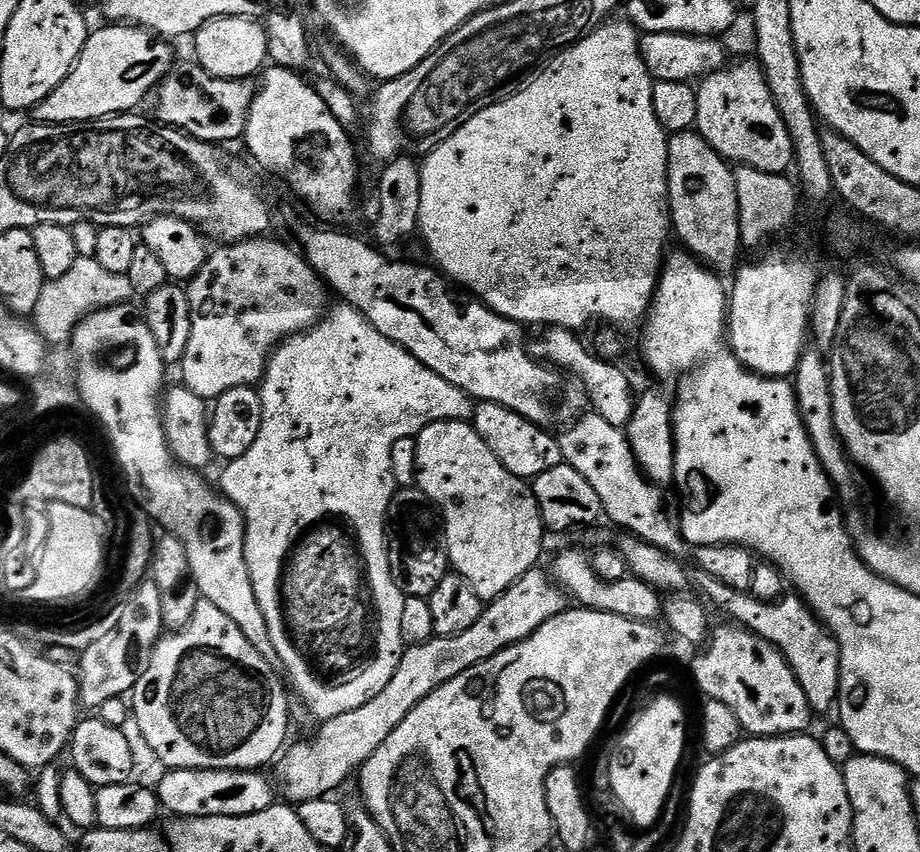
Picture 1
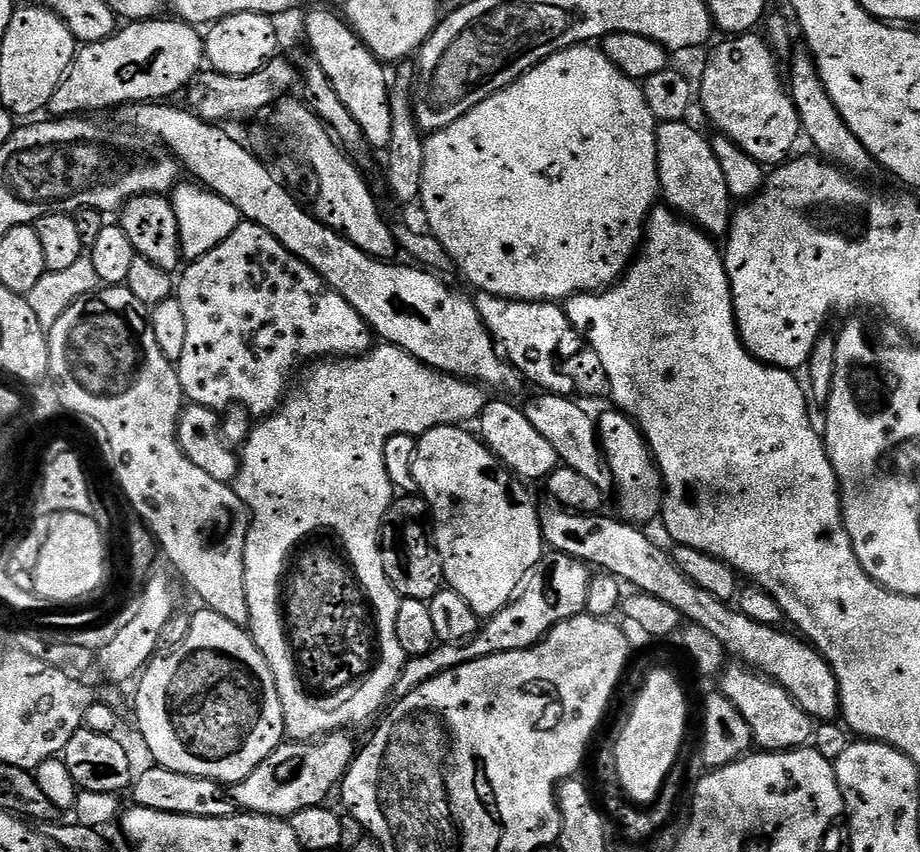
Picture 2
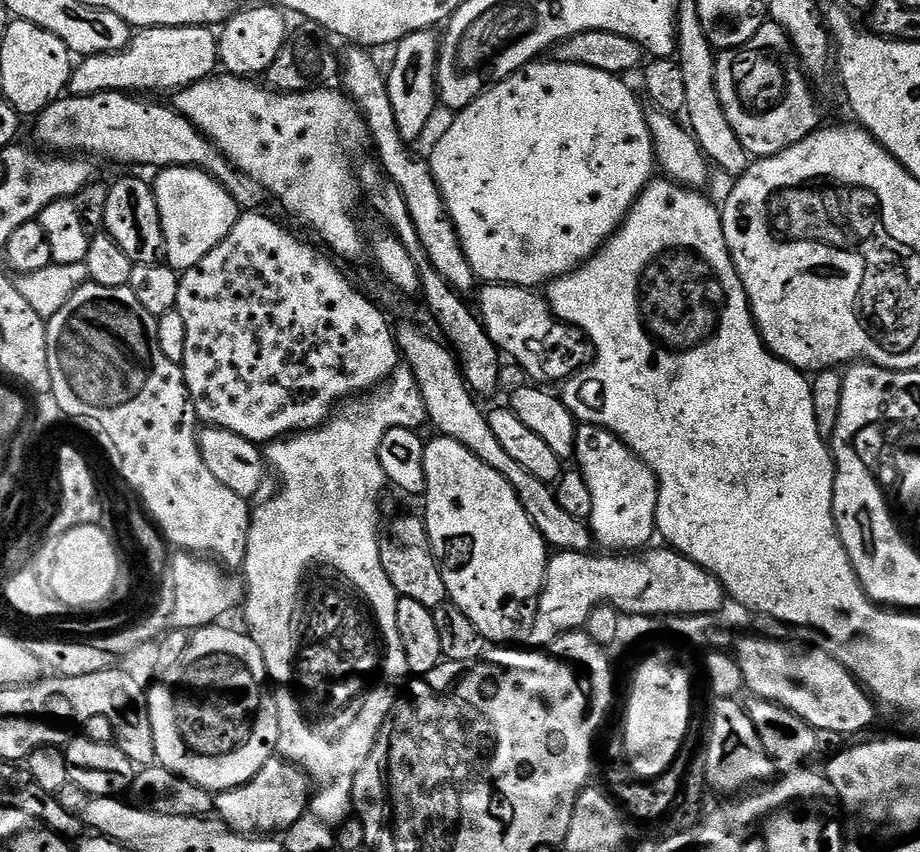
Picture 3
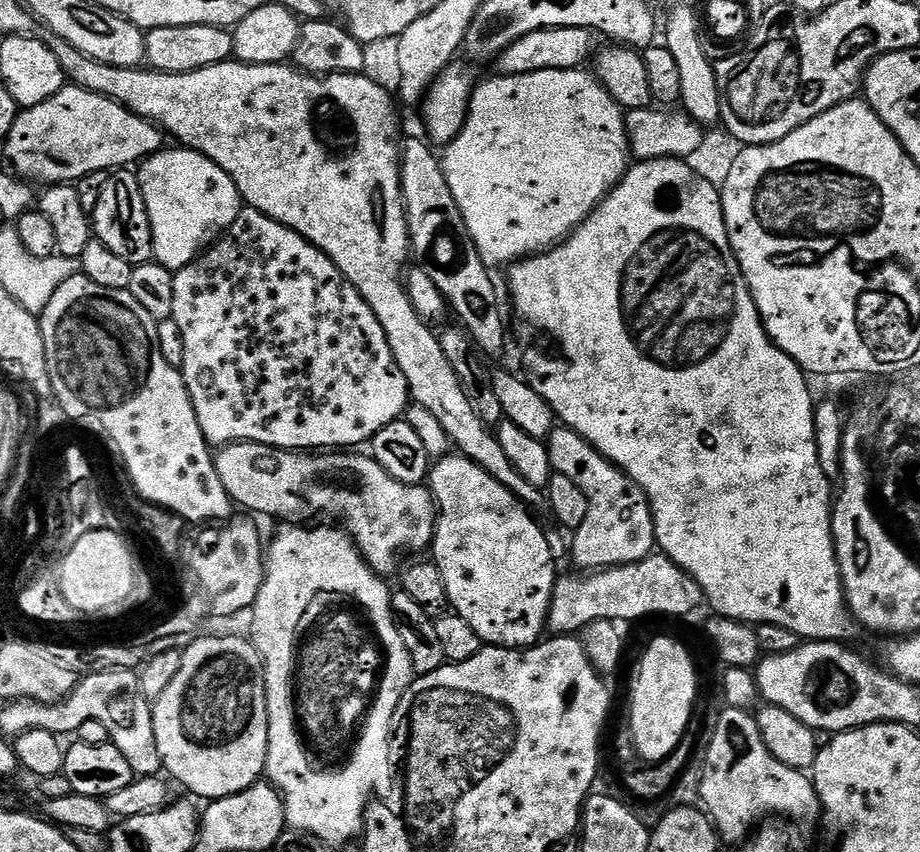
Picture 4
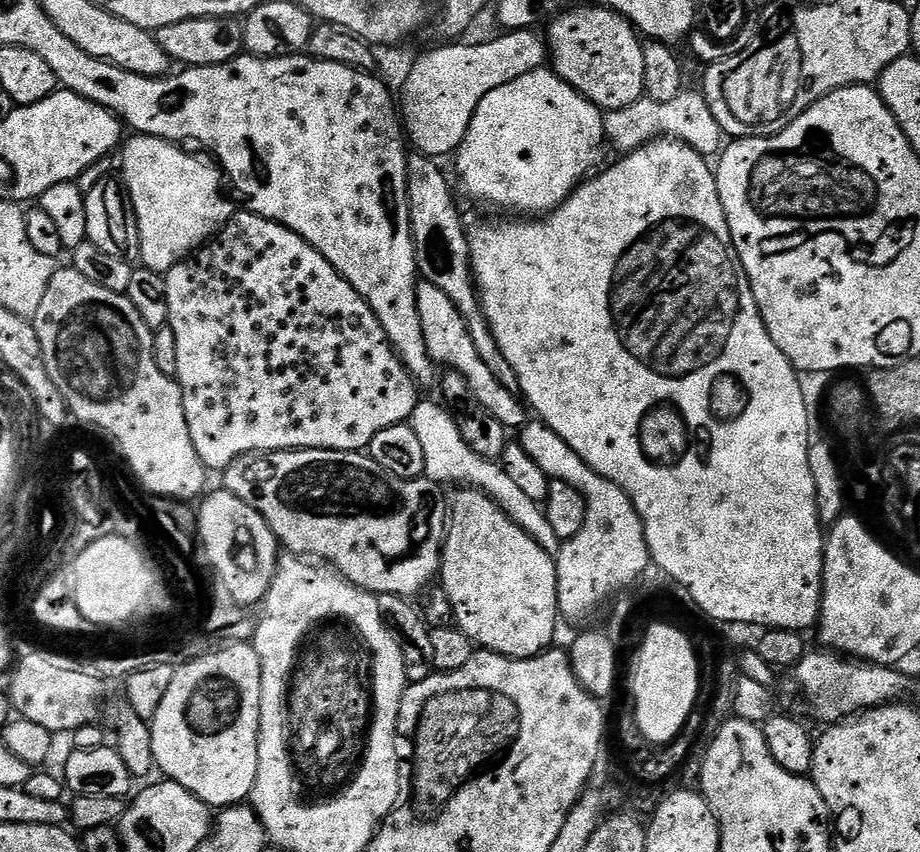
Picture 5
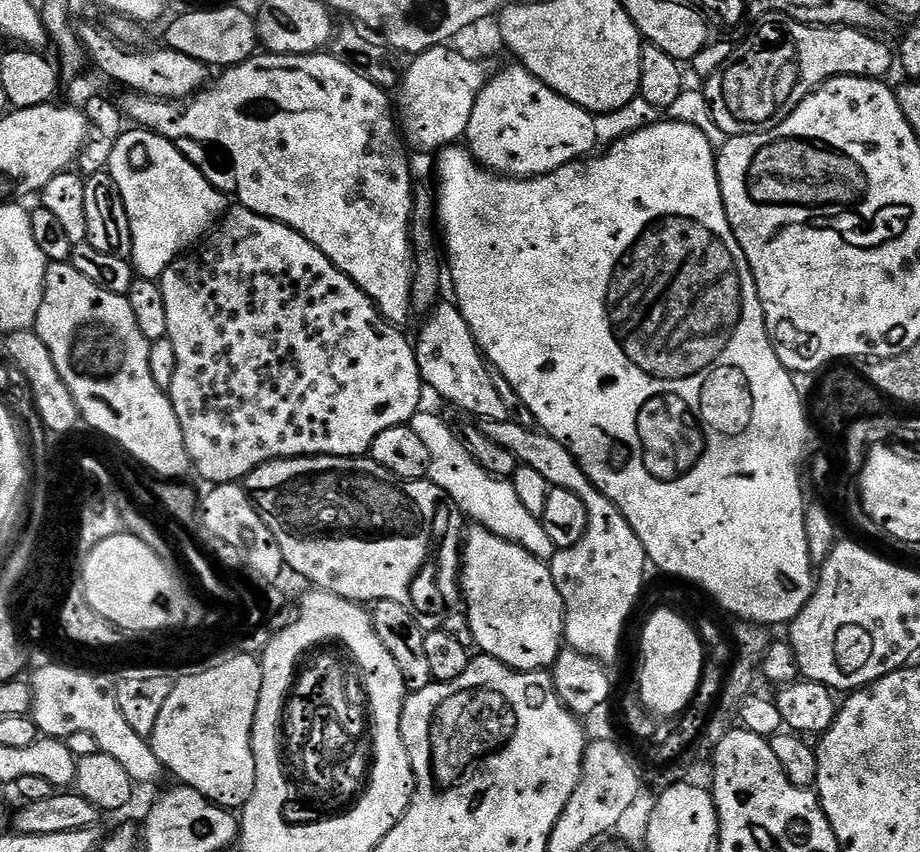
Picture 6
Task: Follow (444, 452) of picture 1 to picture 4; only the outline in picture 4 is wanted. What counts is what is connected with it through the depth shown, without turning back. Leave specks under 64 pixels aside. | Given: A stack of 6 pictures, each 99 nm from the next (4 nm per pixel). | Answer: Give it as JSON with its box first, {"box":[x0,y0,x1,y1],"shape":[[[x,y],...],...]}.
{"box":[426,454,558,650],"shape":[[[449,454],[439,457],[431,465],[426,484],[432,493],[432,497],[436,500],[437,510],[436,533],[432,536],[430,556],[442,574],[442,582],[446,582],[446,594],[448,595],[451,611],[466,622],[470,622],[474,634],[478,634],[478,638],[485,645],[493,648],[515,648],[517,650],[533,647],[545,635],[548,611],[552,605],[552,591],[556,589],[558,579],[558,571],[556,572],[557,557],[550,550],[550,542],[545,529],[542,530],[536,525],[535,518],[528,513],[531,511],[517,500],[514,493],[506,490],[506,486],[502,486],[502,482],[498,482],[490,474],[486,474],[486,470],[482,470],[480,464],[475,464],[463,454]]]}

